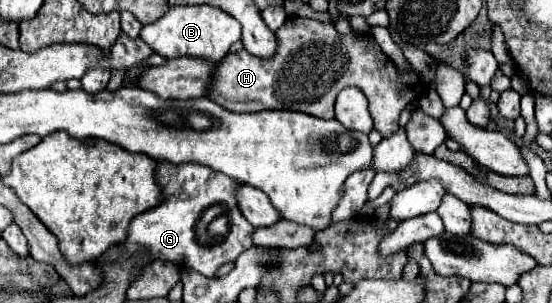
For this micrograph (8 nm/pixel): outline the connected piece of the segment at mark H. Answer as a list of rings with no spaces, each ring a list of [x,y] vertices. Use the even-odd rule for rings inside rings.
[[[289,17],[277,31],[277,41],[277,53],[269,59],[255,57],[245,49],[223,57],[223,61],[219,61],[213,69],[205,97],[235,113],[287,109],[331,119],[337,93],[345,87],[357,87],[369,101],[373,127],[383,137],[389,137],[399,129],[399,113],[427,87],[419,73],[413,69],[401,71],[395,63],[391,63],[379,45],[367,49],[367,35],[353,33],[339,37],[329,21],[321,23],[315,19]]]

